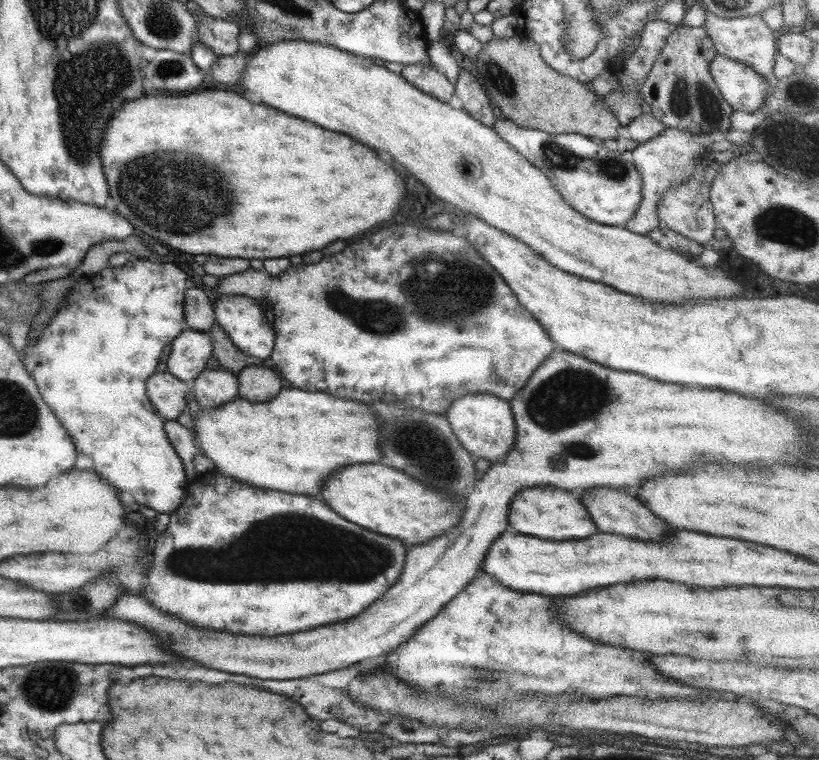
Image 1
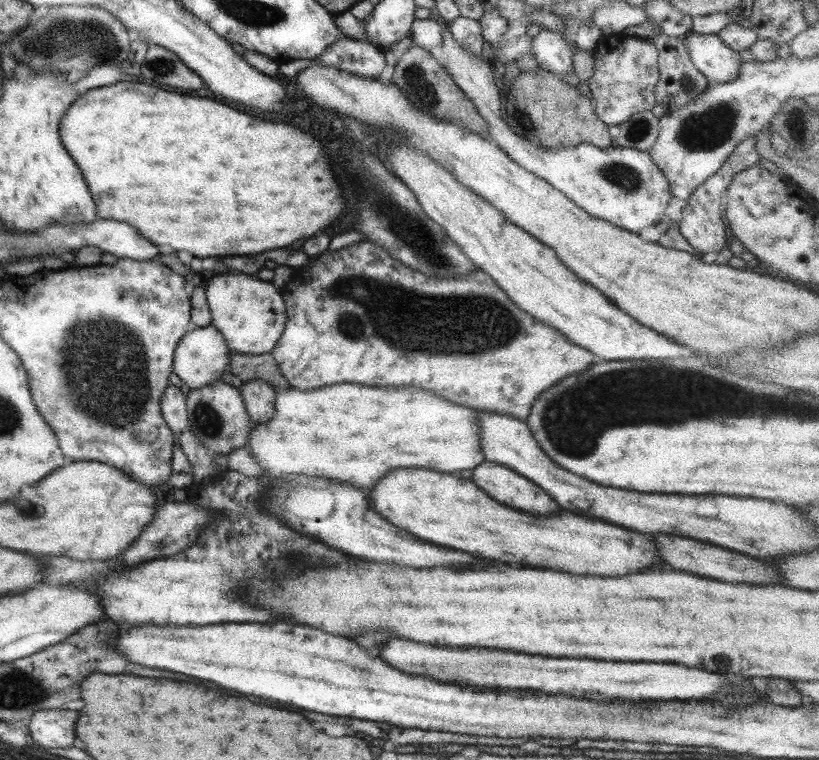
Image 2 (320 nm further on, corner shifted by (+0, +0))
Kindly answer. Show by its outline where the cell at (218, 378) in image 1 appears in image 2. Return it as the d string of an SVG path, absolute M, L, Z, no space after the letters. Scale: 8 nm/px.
M221 380L209 386L190 389L186 395L186 413L188 418L187 429L191 431L199 444L208 448L215 455L226 456L237 448L245 447L248 438L250 438L250 432L255 427L243 406L239 388Z

